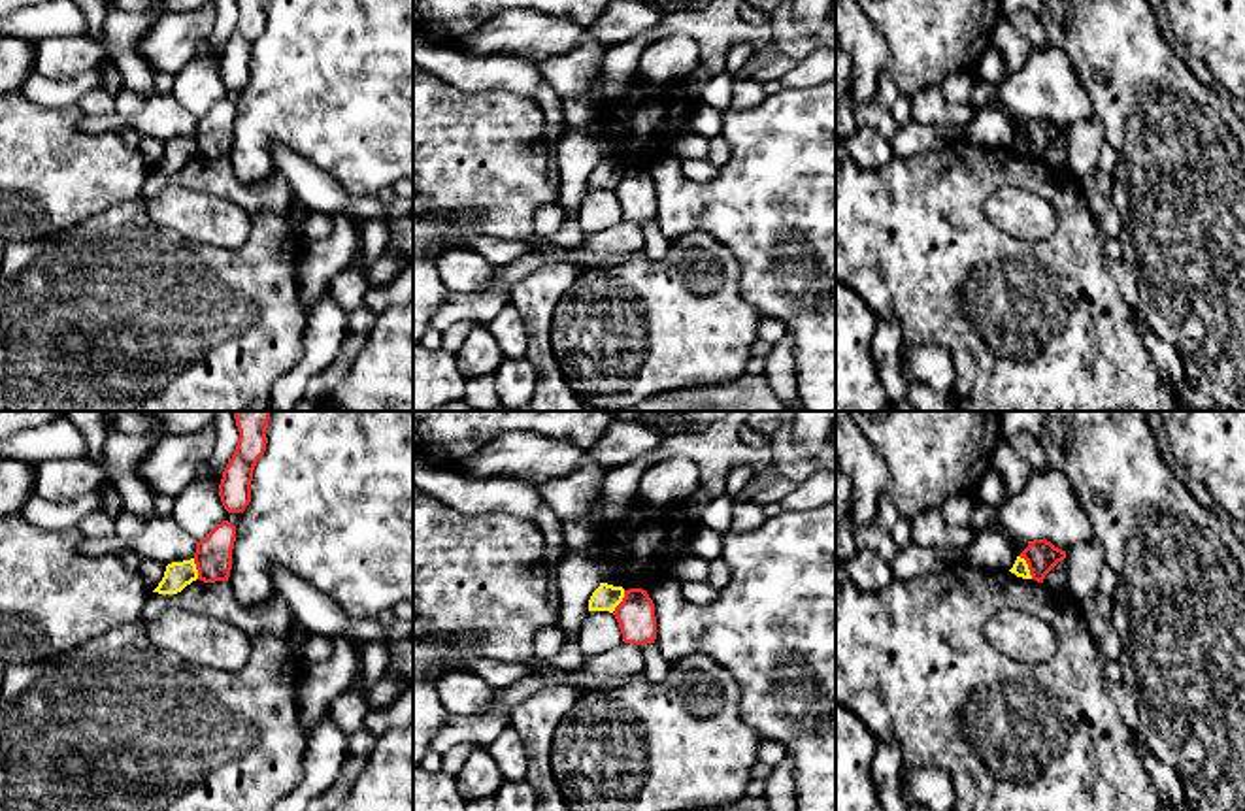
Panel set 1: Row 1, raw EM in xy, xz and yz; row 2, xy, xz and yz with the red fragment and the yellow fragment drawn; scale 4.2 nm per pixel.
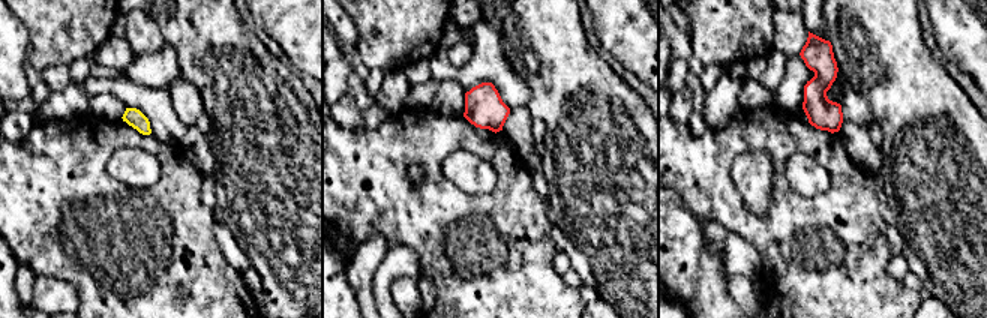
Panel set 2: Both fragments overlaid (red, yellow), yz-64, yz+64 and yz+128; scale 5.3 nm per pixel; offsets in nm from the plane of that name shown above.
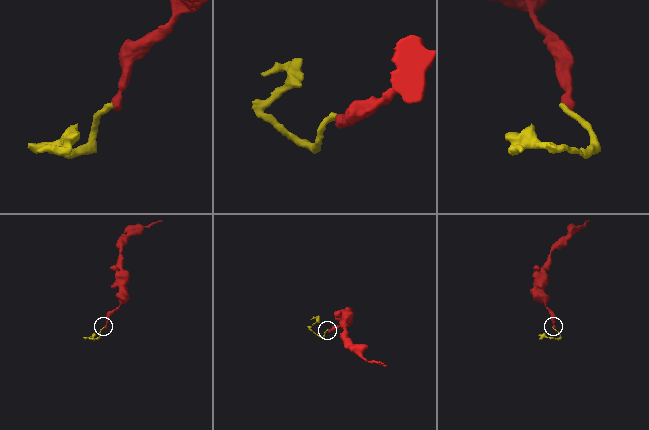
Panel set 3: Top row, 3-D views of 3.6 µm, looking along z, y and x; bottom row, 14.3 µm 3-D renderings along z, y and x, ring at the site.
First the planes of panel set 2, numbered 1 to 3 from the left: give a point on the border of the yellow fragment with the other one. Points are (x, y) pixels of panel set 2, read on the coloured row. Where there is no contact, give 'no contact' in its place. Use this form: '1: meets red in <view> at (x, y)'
1: no contact
2: no contact
3: no contact

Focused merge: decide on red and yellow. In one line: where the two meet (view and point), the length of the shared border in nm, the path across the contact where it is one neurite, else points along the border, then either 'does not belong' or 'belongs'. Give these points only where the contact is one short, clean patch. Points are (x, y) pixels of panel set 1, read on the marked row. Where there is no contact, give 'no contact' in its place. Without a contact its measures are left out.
meets red in yz at (1029, 566); contact 120 nm long; border along yz (1019, 555), (1032, 578); does not belong

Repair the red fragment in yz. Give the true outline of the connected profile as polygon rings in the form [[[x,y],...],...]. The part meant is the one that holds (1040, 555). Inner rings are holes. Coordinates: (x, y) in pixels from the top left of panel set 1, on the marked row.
[[[1034,539],[1019,556],[1026,560],[1032,579],[1043,583],[1045,575],[1066,558],[1066,551],[1047,539]]]

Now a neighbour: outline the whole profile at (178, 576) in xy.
[[[194,558],[183,562],[172,562],[166,566],[164,577],[153,592],[177,594],[196,579],[198,570]]]

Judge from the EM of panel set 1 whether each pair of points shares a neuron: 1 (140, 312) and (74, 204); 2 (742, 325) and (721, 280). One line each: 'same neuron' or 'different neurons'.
1: different neurons
2: same neuron

